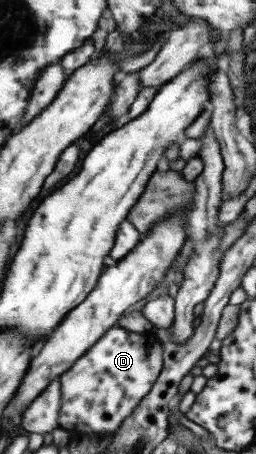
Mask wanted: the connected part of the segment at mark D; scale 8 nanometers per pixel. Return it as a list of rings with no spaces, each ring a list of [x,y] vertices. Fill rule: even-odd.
[[[116,326],[64,373],[60,426],[76,438],[116,432],[151,392],[164,370],[164,346],[152,332],[136,333]]]

